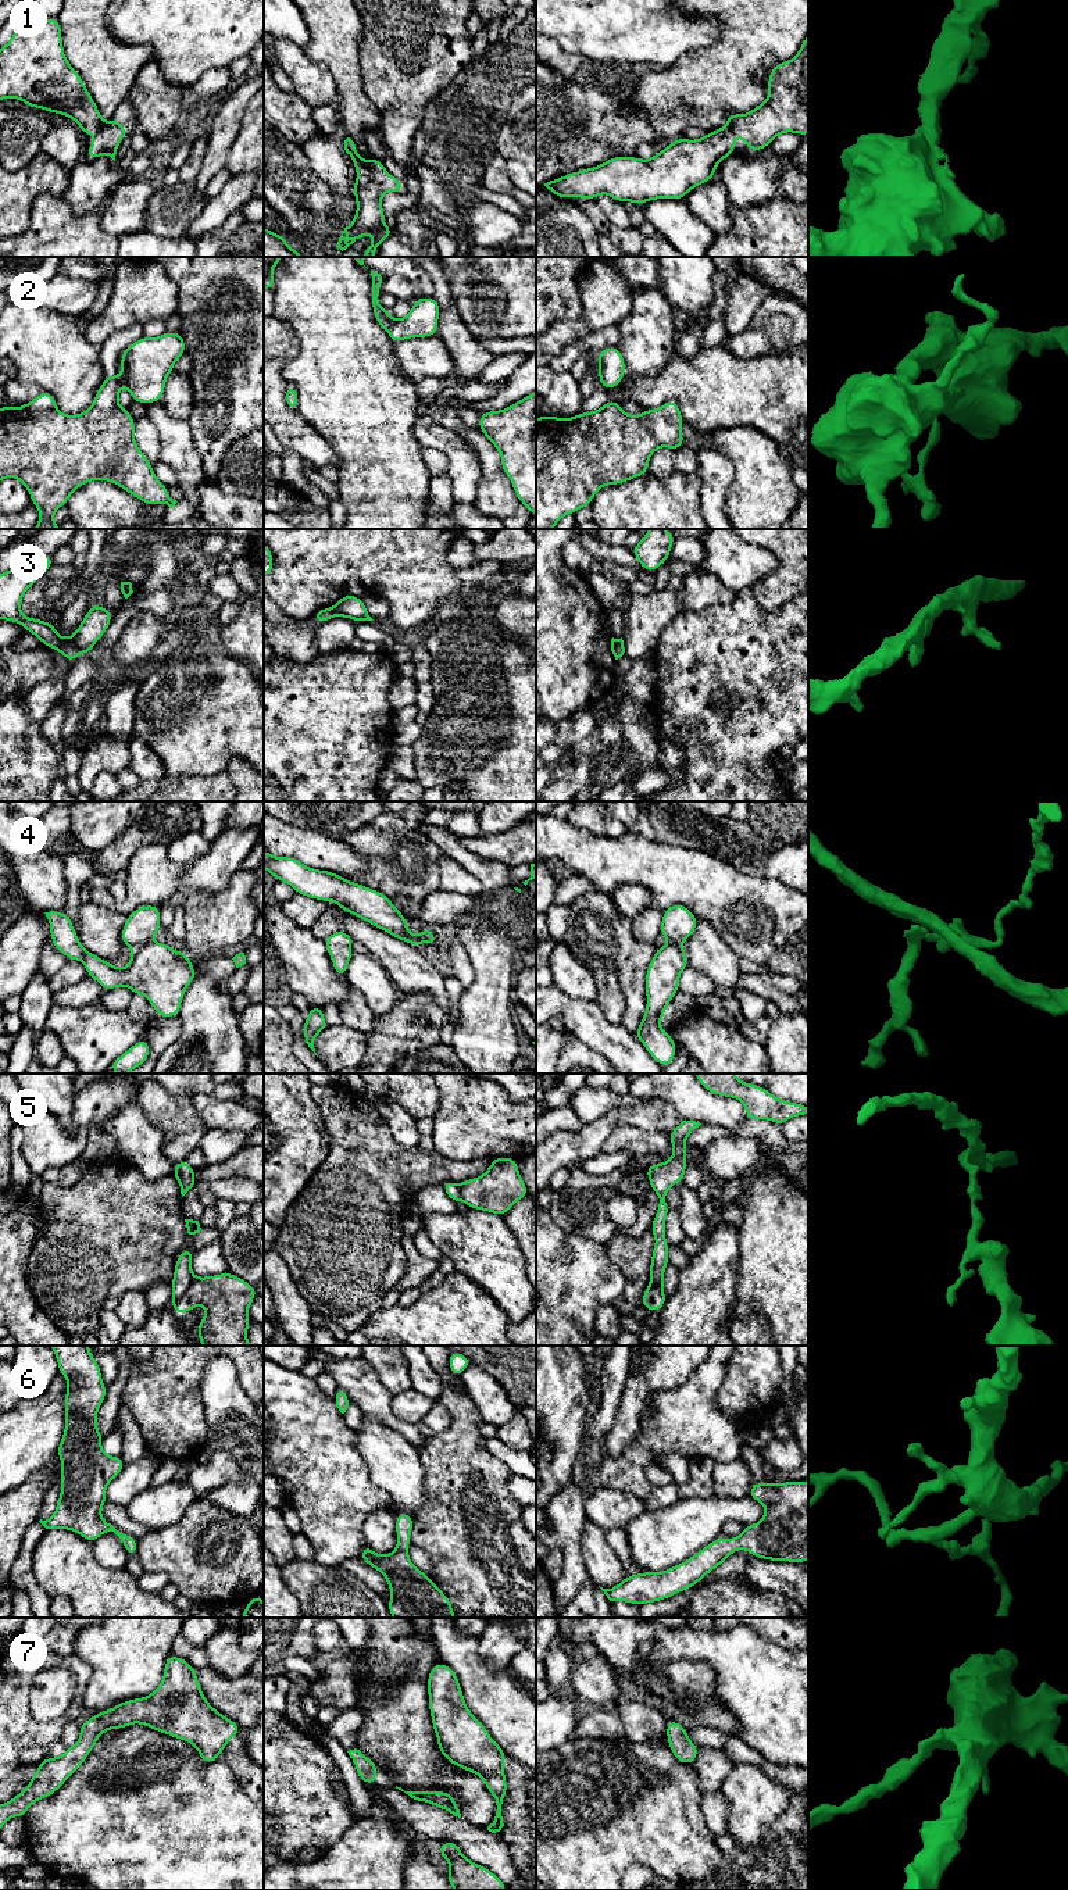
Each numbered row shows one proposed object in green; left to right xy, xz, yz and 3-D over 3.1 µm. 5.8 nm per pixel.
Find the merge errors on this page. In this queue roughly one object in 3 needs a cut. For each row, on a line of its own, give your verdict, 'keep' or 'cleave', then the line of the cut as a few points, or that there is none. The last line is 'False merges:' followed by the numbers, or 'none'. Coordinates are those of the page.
1: keep; cut none
2: cleave; cut xz (395, 320), (388, 329)
3: cleave; cut xy (64, 639), (57, 649)
4: cleave; cut xy (150, 940), (134, 950)
5: cleave; cut xy (195, 1278), (190, 1286), (172, 1301)
6: keep; cut none
7: keep; cut none
False merges: 2, 3, 4, 5

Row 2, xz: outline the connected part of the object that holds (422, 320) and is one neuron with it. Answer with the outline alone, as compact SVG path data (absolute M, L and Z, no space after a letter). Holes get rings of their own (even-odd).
M419 297L411 311L401 319L394 319L387 329L393 343L411 337L429 337L437 333L440 306L435 297Z

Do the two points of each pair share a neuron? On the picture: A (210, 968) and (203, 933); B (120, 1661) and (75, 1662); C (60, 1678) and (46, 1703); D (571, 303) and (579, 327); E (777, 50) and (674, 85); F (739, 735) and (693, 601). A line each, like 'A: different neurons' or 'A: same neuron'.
A: different neurons
B: different neurons
C: same neuron
D: different neurons
E: same neuron
F: different neurons

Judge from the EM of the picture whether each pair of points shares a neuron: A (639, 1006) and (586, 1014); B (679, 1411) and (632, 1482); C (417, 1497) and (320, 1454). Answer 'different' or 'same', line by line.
A: different
B: same
C: different

